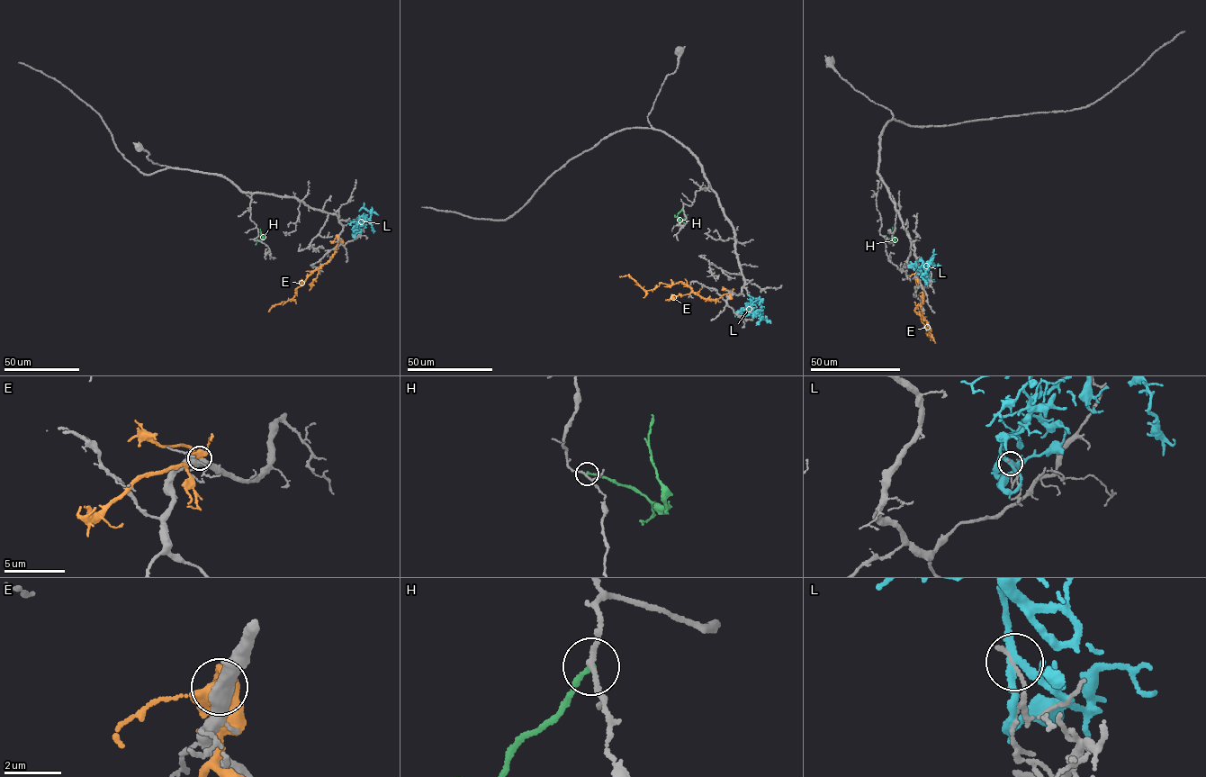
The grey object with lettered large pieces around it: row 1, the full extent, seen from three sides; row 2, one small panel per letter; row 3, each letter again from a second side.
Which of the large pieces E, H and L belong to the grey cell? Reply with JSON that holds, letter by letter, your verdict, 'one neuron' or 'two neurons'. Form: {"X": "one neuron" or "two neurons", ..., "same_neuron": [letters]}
{"E": "two neurons", "H": "two neurons", "L": "two neurons", "same_neuron": []}

